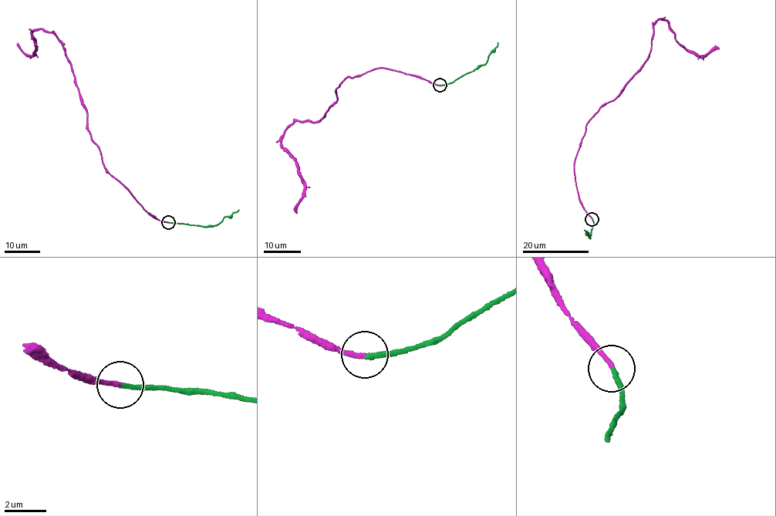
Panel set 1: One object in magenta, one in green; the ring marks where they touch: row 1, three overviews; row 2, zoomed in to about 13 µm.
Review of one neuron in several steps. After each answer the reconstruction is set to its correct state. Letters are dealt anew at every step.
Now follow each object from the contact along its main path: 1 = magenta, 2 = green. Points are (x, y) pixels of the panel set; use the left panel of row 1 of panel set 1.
1: (167, 223), (150, 214), (108, 172), (88, 130), (63, 44), (41, 28), (32, 32), (31, 55), (17, 43)
2: (167, 223), (206, 227), (216, 224), (238, 209)

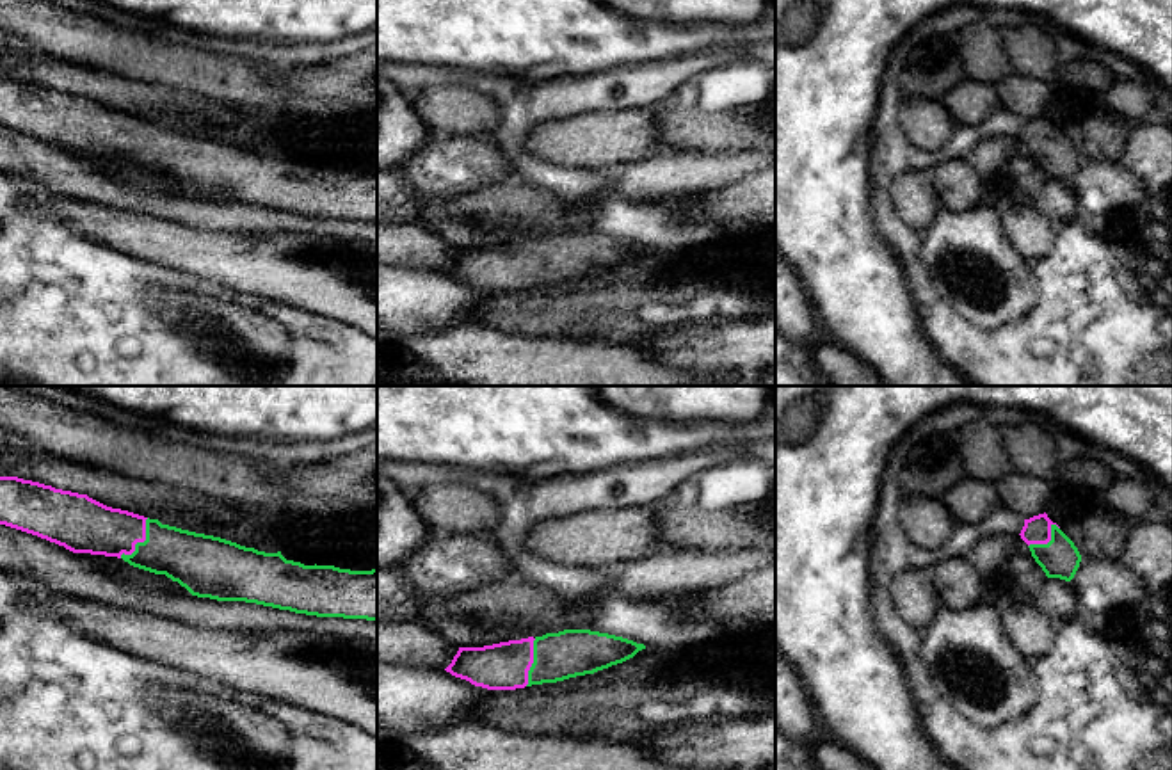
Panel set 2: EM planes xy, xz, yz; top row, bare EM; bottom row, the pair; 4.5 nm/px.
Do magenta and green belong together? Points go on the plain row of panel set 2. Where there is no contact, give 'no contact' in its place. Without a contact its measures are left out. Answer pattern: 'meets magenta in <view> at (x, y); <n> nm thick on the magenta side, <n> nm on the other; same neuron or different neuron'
meets magenta in xy at (141, 143); 240 nm thick on the magenta side, 240 nm on the other; same neuron

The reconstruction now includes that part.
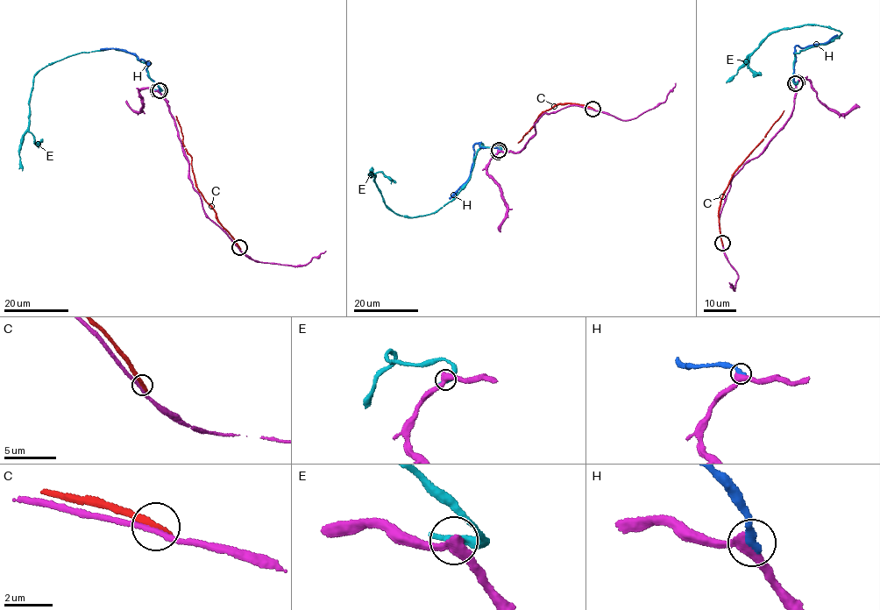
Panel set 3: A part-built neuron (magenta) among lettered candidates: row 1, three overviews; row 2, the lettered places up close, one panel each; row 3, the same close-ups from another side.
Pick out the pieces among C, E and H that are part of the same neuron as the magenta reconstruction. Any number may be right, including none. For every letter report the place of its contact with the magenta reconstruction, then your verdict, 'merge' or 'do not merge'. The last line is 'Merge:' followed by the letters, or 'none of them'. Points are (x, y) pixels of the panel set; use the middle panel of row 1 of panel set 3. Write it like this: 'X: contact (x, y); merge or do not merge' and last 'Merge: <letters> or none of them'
C: contact (592, 109); do not merge
E: contact (498, 152); do not merge
H: contact (499, 150); merge
Merge: H

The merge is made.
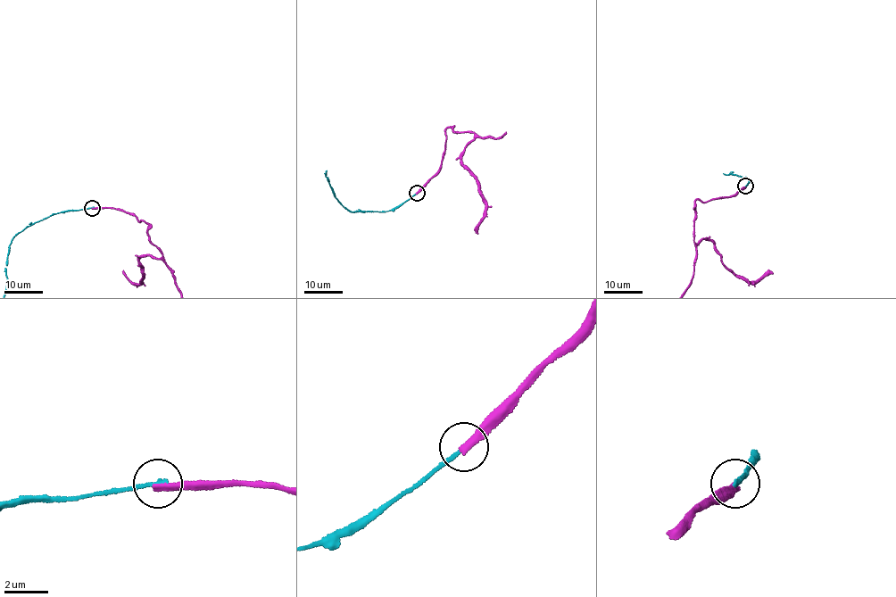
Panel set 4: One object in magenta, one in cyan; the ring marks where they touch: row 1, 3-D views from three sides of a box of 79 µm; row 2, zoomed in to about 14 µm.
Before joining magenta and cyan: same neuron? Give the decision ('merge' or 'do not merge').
do not merge

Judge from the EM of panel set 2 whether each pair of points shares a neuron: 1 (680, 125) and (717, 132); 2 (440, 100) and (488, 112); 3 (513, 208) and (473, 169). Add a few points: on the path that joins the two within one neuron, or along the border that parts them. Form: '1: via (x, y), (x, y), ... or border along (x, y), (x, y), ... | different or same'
1: via (689, 128), (708, 130) | same
2: via (452, 111), (475, 112) | same
3: border along (513, 178), (450, 196) | different

